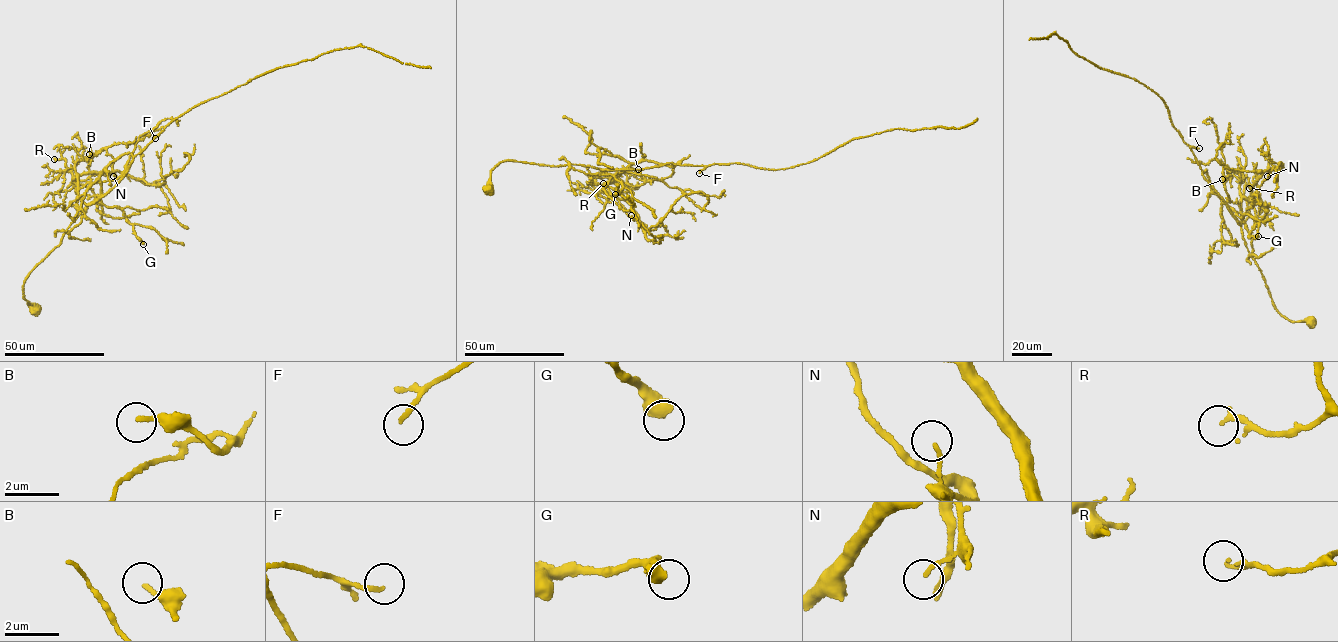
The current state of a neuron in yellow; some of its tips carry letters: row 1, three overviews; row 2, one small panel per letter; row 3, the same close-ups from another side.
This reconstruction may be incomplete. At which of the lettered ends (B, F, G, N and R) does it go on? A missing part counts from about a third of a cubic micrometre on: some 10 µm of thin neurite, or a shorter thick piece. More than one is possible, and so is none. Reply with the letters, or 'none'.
F

